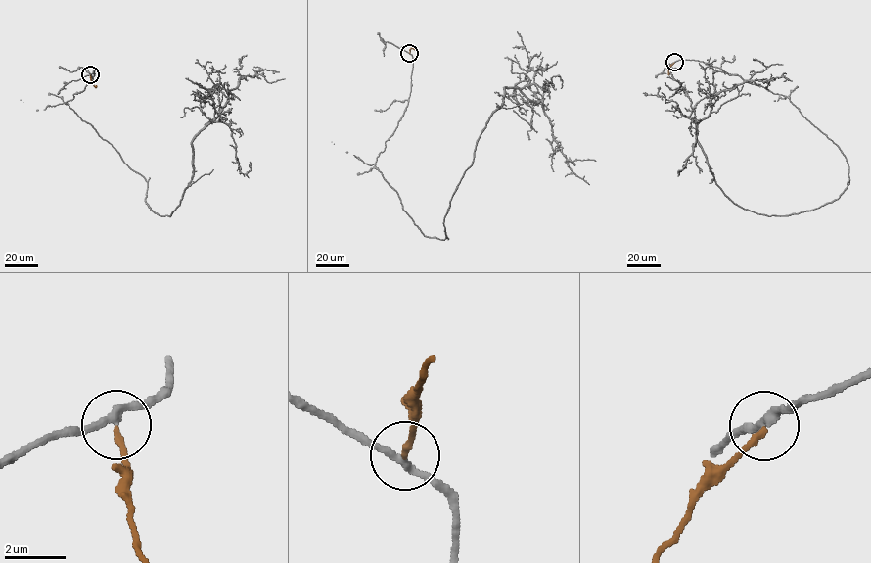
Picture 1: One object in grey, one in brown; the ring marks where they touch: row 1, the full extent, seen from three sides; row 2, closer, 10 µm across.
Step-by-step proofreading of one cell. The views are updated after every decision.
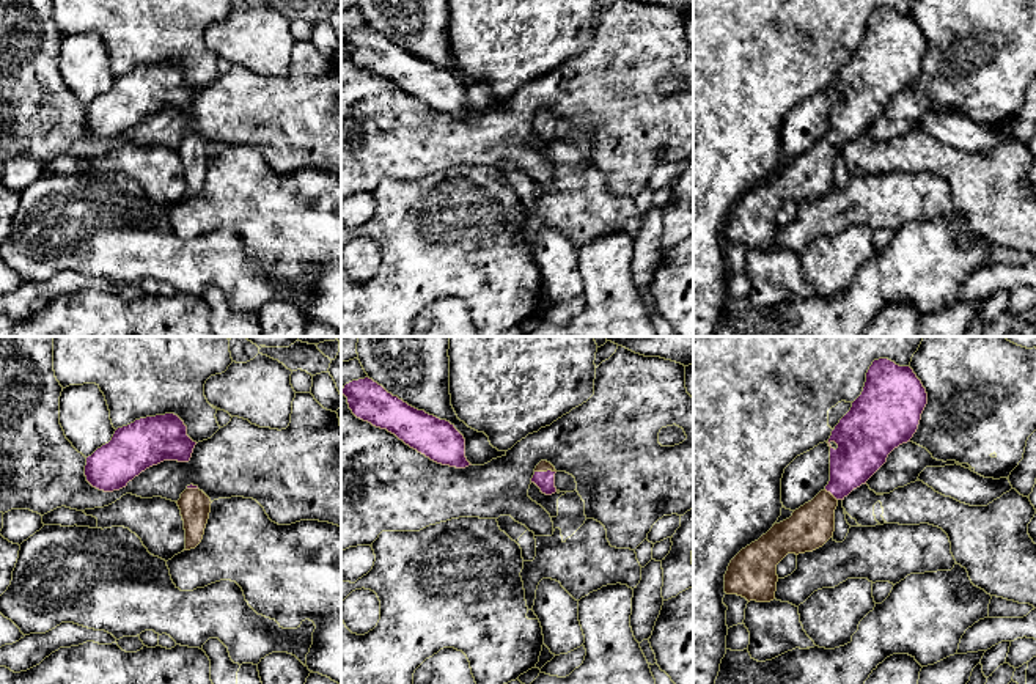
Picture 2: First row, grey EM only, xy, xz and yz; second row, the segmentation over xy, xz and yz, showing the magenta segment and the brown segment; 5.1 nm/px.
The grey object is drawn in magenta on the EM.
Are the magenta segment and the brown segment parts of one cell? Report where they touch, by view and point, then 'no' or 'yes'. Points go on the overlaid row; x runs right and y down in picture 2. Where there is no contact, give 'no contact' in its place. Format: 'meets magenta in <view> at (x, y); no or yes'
meets magenta in xz at (544, 472); yes

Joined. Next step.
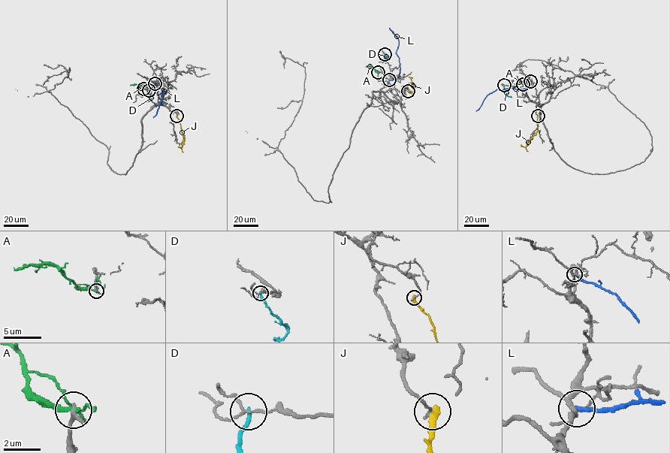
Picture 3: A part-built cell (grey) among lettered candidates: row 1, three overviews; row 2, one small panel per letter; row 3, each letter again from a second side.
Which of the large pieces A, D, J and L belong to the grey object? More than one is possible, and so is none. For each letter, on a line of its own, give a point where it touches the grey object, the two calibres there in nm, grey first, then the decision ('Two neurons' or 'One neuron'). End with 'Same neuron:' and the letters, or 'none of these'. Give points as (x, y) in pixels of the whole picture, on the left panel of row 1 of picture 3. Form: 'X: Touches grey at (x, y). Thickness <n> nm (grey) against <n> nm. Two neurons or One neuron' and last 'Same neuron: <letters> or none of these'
A: Touches grey at (143, 89). Thickness 260 nm (grey) against 220 nm. Two neurons
D: Touches grey at (149, 90). Thickness 110 nm (grey) against 240 nm. Two neurons
J: Touches grey at (176, 116). Thickness 140 nm (grey) against 440 nm. Two neurons
L: Touches grey at (155, 83). Thickness 240 nm (grey) against 240 nm. Two neurons
Same neuron: none of these

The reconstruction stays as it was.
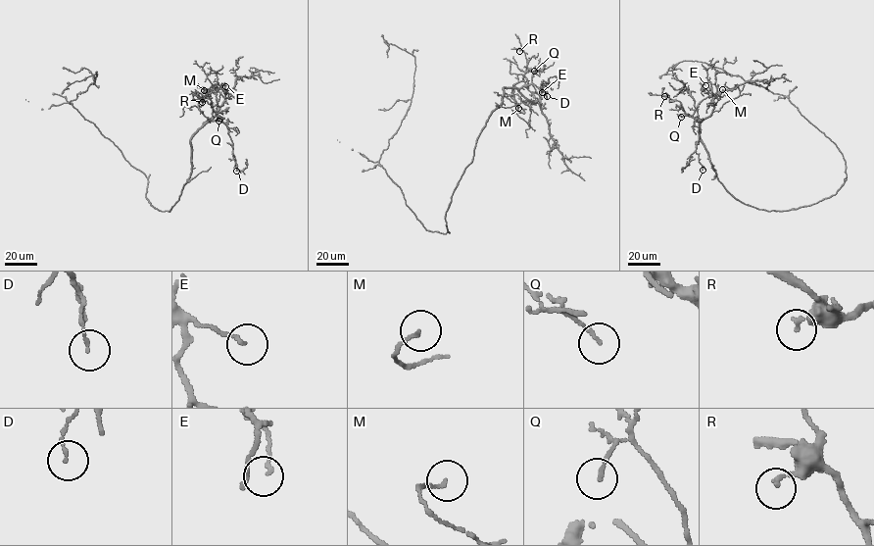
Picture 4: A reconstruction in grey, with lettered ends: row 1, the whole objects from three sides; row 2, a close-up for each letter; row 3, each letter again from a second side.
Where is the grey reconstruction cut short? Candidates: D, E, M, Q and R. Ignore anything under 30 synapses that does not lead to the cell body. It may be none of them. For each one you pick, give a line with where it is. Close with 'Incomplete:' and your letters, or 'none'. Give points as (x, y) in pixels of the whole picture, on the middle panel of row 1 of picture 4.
E: at (542, 92)
Incomplete: E

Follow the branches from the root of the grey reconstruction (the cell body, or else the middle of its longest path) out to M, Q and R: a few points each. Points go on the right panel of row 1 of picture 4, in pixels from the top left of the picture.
M: (821, 201), (767, 211), (726, 189), (693, 116), (704, 99), (726, 95), (722, 89)
Q: (821, 201), (774, 211), (739, 201), (716, 175), (700, 137), (700, 121), (685, 113), (681, 117)
R: (821, 201), (774, 211), (739, 201), (716, 175), (700, 137), (700, 121), (689, 117), (679, 101), (664, 96)

